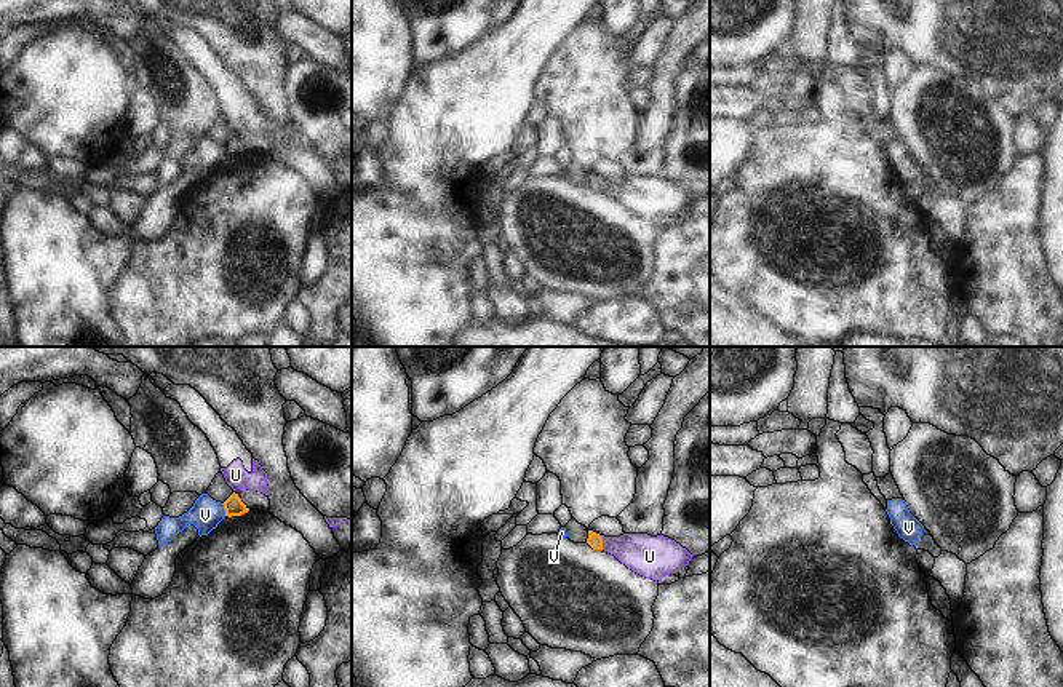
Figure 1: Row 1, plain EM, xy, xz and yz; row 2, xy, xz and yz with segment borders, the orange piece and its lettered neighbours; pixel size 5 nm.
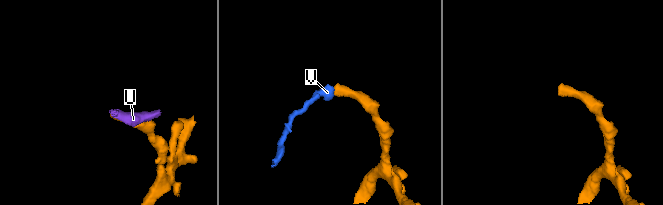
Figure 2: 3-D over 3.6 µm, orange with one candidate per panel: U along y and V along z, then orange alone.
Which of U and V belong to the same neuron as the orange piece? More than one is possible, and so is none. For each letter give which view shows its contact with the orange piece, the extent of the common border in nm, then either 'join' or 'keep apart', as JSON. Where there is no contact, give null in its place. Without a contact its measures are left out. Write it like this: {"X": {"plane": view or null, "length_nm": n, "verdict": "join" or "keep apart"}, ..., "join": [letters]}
{"U": {"plane": "xz", "length_nm": 70, "verdict": "keep apart"}, "V": {"plane": "xy", "length_nm": 70, "verdict": "keep apart"}, "join": []}

